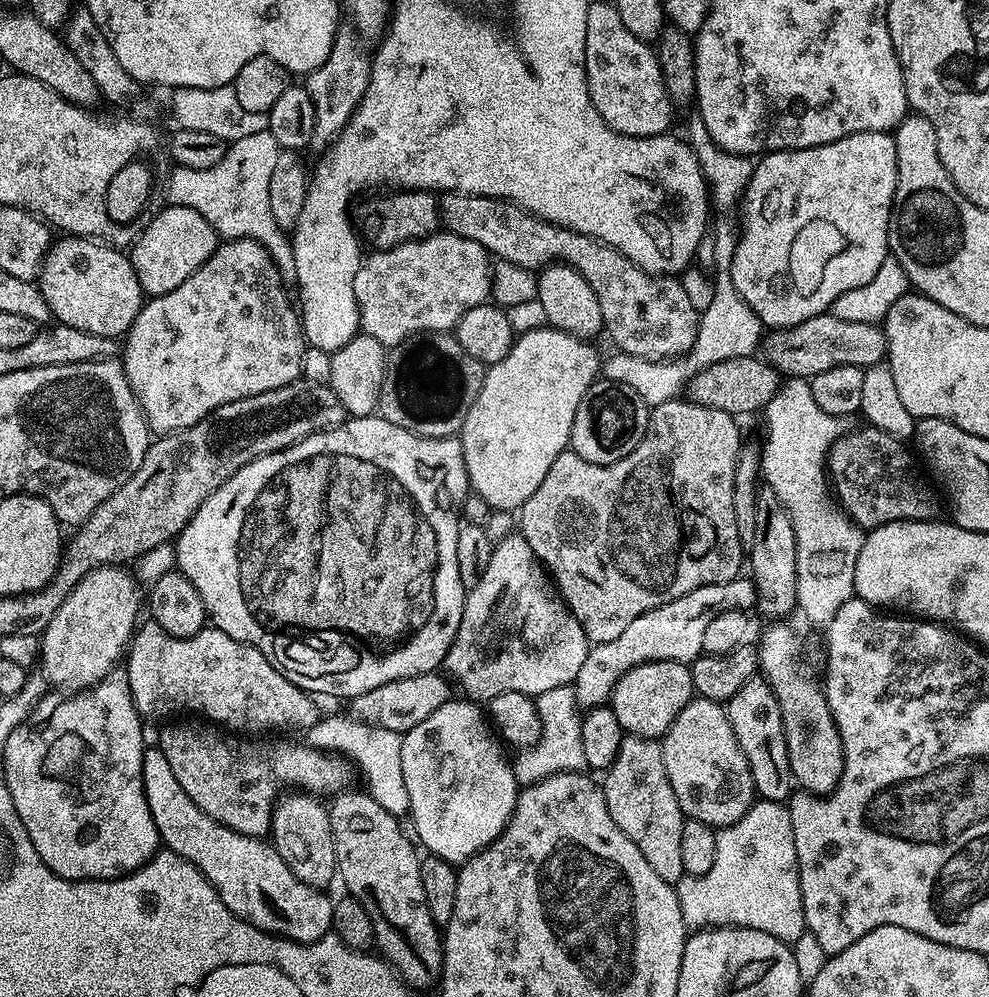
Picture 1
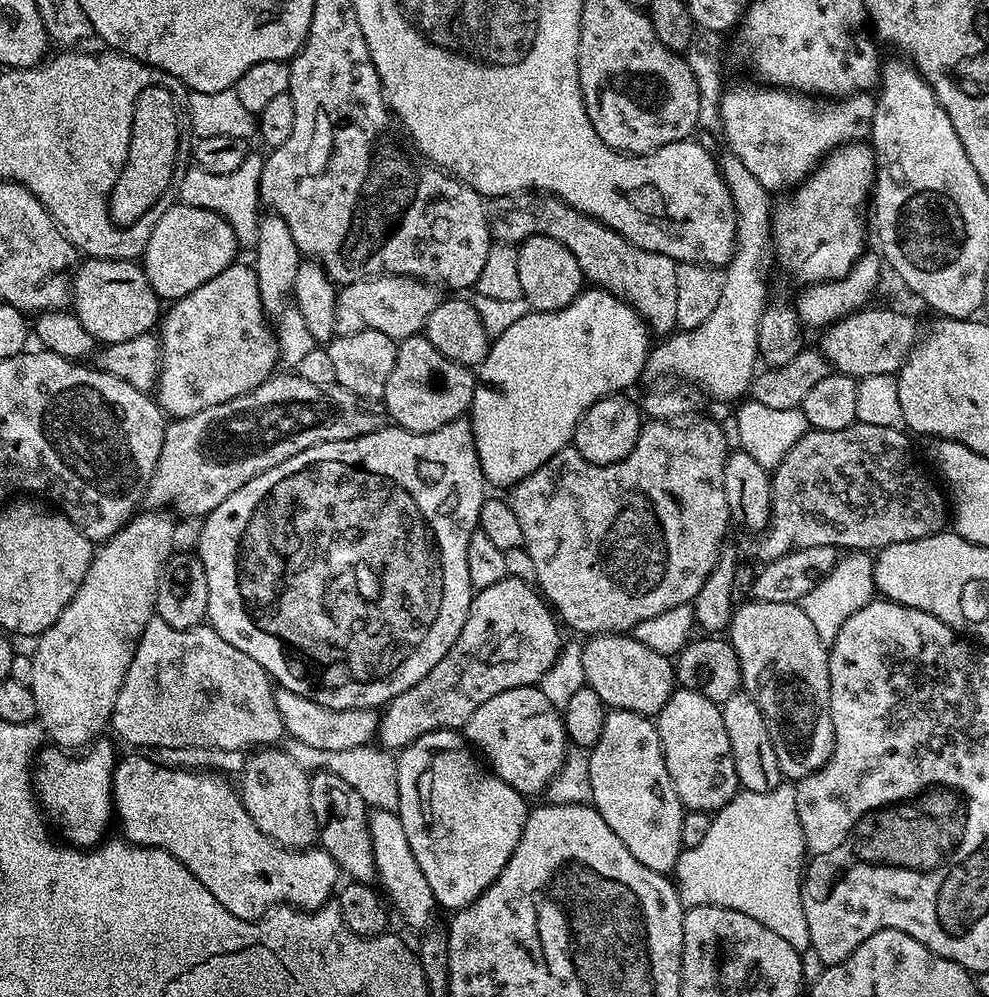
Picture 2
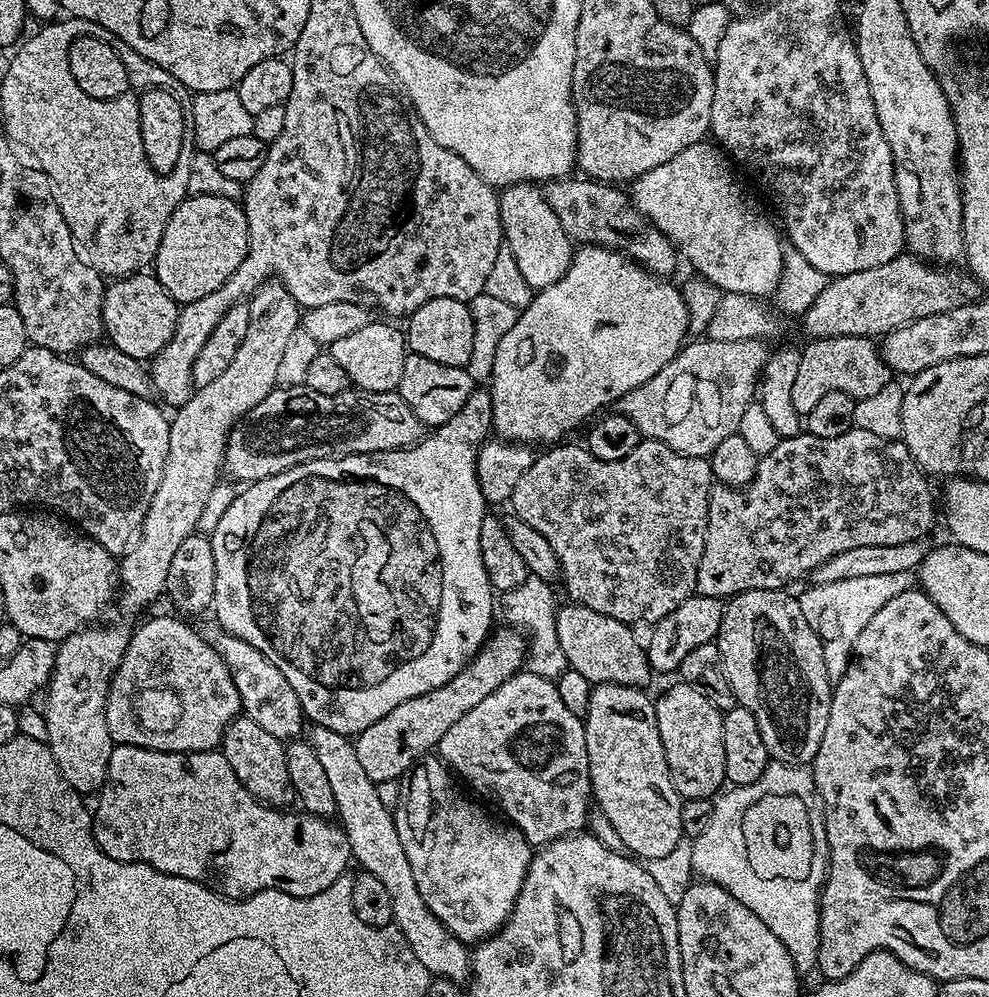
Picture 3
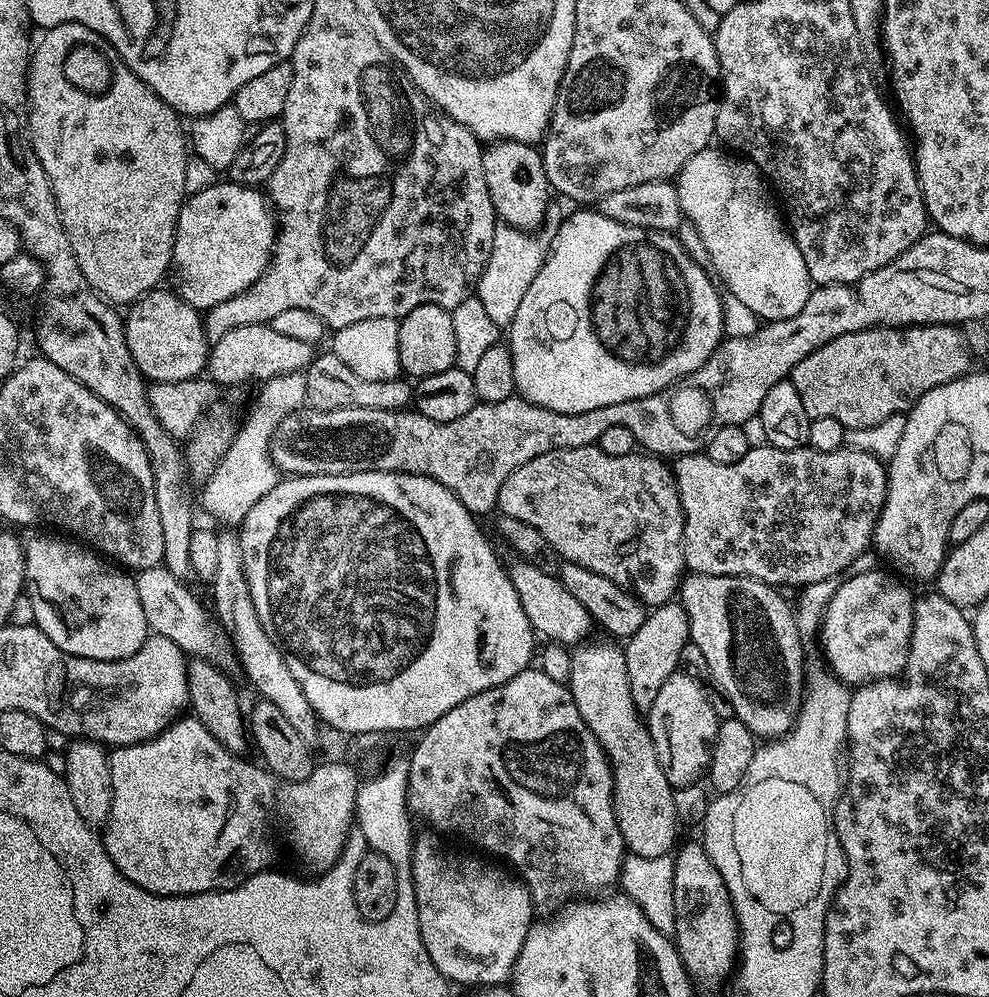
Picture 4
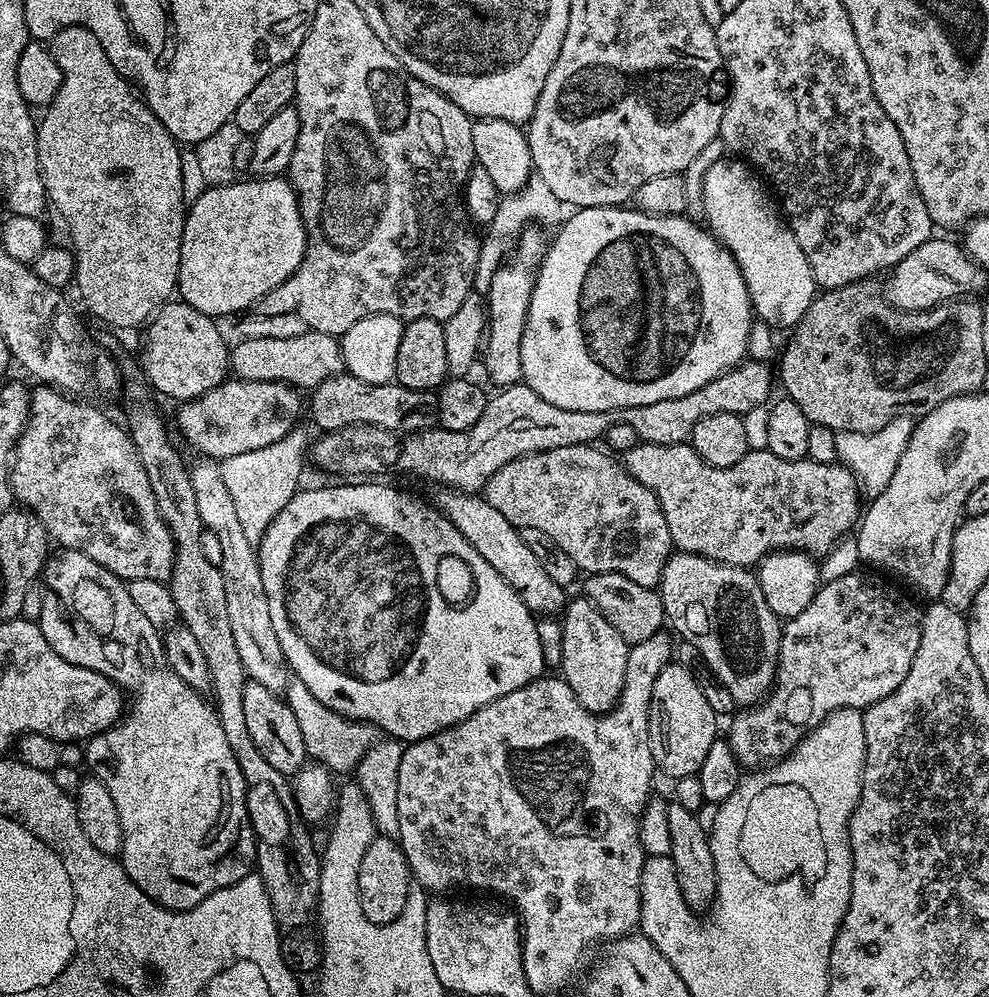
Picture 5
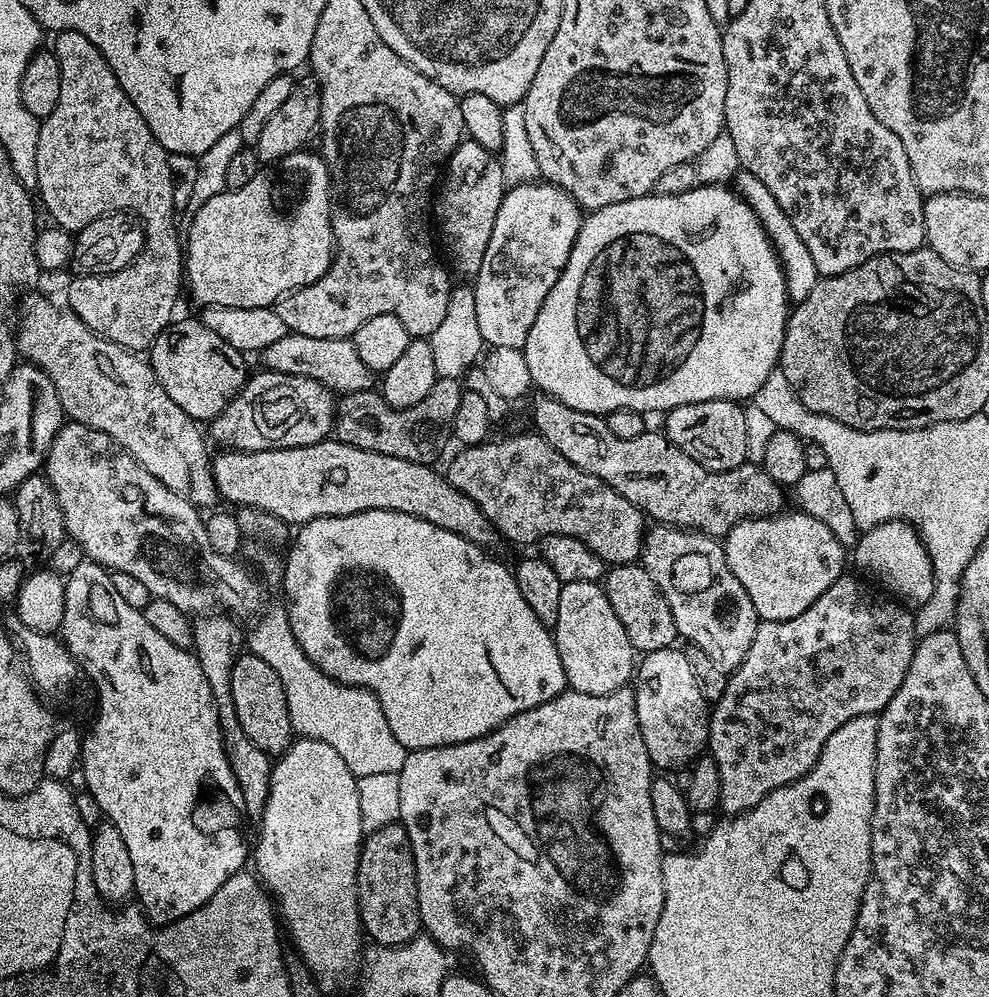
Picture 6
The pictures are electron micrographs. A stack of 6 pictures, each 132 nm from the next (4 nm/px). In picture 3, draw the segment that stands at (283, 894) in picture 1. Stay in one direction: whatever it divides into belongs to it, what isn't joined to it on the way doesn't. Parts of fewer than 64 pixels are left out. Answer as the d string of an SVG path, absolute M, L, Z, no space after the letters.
M116 744L110 754L104 784L95 800L92 833L110 859L193 880L229 900L242 900L262 890L313 896L345 875L349 871L348 864L353 863L350 842L339 823L311 816L303 810L288 812L292 810L281 810L256 800L254 794L238 782L238 774L230 770L230 762L226 762L220 750L159 752L153 748Z

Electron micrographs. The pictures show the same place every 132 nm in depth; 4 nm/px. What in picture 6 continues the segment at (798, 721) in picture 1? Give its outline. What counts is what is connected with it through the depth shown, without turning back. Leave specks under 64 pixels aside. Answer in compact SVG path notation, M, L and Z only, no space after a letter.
M656 526L653 529L653 532L651 529L644 538L642 563L650 578L654 578L654 582L659 586L660 593L666 598L670 614L674 614L677 633L687 643L704 651L714 661L714 666L718 666L718 670L731 674L742 662L742 658L746 658L746 650L750 650L750 642L754 642L754 634L762 621L755 612L754 603L751 602L745 587L731 573L723 543L702 532L689 532L683 528Z

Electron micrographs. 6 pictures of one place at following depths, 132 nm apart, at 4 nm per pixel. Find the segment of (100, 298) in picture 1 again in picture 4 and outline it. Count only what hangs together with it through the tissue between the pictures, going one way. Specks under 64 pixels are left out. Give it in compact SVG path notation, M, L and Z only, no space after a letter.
M157 286L146 295L132 301L127 312L123 317L126 346L145 381L182 382L197 379L205 371L210 345L204 337L204 322L201 313L190 307L181 296L176 295L175 291L168 289L167 292L164 286Z

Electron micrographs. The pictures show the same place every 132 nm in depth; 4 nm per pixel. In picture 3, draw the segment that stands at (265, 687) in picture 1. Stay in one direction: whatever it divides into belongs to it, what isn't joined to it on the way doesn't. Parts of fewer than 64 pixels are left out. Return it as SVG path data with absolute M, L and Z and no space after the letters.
M152 616L140 629L135 629L132 632L128 649L110 682L108 697L106 698L106 726L110 730L113 741L116 744L153 748L159 752L210 752L219 749L224 739L224 731L228 729L228 723L241 715L241 712L238 686L234 686L234 678L230 674L226 662L199 631L195 632L190 625L183 624L182 621L175 620L172 616Z

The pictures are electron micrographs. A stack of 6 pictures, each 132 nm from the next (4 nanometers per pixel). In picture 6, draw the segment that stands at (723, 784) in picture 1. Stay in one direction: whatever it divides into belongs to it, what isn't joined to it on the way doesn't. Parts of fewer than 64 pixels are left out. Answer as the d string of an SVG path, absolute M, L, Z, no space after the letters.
M679 647L645 652L641 660L644 661L641 664L639 661L634 672L634 691L642 742L646 742L646 750L657 769L675 770L691 765L705 751L708 742L709 701L702 698L702 690L698 690L698 682L690 670L690 662L686 662L686 654Z

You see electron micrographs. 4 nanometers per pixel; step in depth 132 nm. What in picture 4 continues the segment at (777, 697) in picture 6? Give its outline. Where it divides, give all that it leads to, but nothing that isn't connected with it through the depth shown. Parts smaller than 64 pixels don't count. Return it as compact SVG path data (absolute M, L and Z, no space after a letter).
M883 570L851 575L850 580L837 585L836 594L822 621L822 640L828 650L829 660L837 666L839 677L845 682L866 682L871 678L890 678L905 667L908 647L912 641L912 623L915 620L914 595L903 584L899 575L891 576Z

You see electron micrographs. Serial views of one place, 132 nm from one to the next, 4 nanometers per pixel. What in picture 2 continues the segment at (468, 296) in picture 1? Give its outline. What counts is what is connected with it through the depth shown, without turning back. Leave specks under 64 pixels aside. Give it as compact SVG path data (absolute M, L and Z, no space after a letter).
M374 276L359 280L353 284L343 285L336 294L336 336L358 334L362 330L378 330L397 342L408 336L414 336L424 331L424 324L434 314L440 304L441 293L426 280L418 280L415 276Z

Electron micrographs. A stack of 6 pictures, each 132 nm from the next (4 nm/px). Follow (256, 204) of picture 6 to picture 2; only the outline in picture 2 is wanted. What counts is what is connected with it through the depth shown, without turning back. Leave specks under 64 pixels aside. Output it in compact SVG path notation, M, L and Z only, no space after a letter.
M176 202L158 218L144 247L142 267L156 295L161 301L171 302L198 290L214 274L222 274L237 259L236 251L236 235L226 218L205 208Z

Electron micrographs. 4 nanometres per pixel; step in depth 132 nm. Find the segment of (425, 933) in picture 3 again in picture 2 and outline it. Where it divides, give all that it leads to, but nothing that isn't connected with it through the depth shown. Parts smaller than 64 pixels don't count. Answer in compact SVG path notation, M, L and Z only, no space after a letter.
M375 809L369 813L368 829L371 834L371 848L374 850L377 877L383 882L386 896L391 907L417 932L427 929L434 912L438 910L433 890L419 869L418 860L406 839L402 822L395 811Z

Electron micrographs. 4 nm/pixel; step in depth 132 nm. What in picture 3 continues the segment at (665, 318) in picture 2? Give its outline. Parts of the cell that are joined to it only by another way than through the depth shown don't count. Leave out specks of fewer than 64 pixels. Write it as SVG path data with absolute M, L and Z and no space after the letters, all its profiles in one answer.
M591 178L572 179L550 180L542 188L546 202L550 202L550 210L558 214L562 230L566 230L572 241L580 246L599 244L602 248L613 248L615 252L624 253L654 275L671 277L671 272L676 268L676 260L678 261L676 247L668 241L666 234L652 227L652 223L632 205L629 193L623 187Z

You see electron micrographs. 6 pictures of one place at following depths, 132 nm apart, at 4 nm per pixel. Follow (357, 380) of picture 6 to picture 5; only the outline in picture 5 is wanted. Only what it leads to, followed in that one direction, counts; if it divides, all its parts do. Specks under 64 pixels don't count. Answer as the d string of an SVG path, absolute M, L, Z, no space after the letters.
M309 330L298 338L240 338L237 341L230 348L230 372L241 380L282 382L297 390L311 390L326 382L326 378L341 375L344 367L339 339L330 334Z

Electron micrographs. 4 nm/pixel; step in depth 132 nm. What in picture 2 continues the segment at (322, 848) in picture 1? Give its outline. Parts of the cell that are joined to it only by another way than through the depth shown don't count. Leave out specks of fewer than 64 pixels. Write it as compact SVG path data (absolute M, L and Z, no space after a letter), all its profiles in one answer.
M264 746L249 756L252 757L244 764L238 791L246 814L254 818L254 826L282 848L313 847L318 840L318 829L314 806L310 806L309 773L280 746Z

